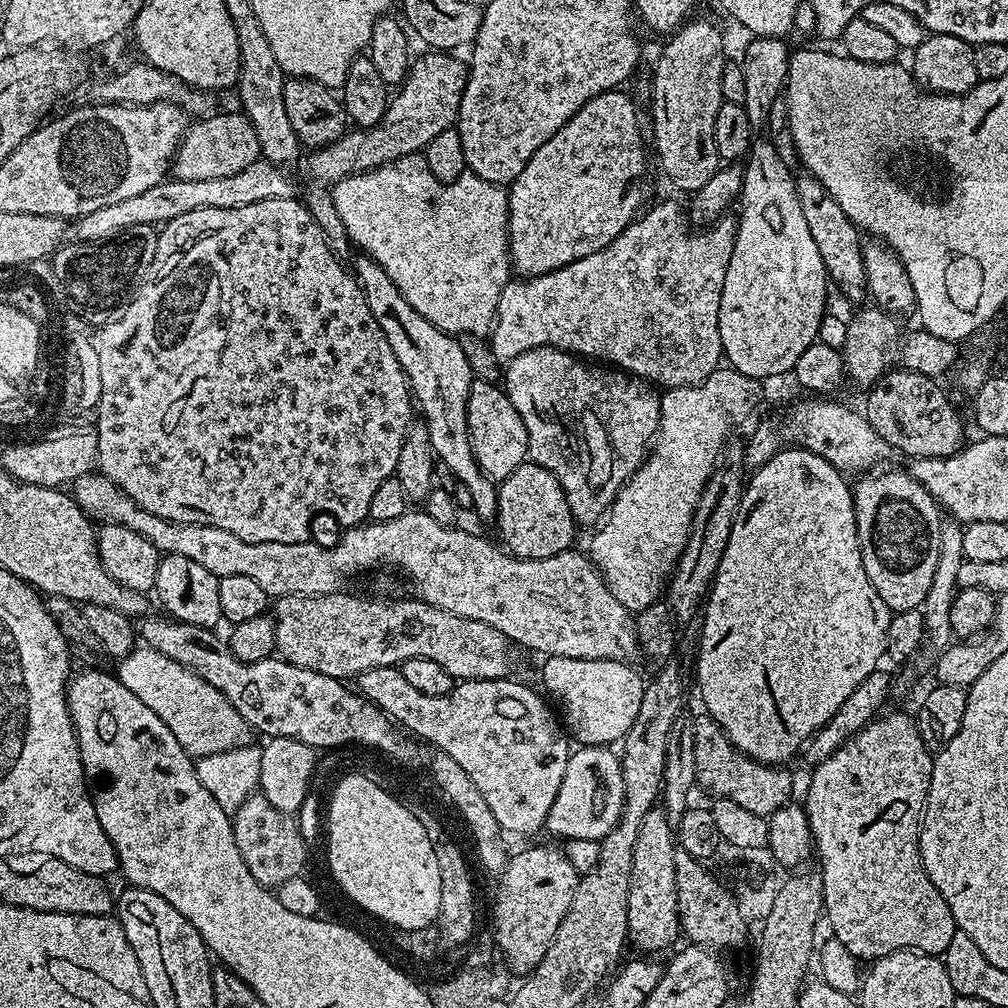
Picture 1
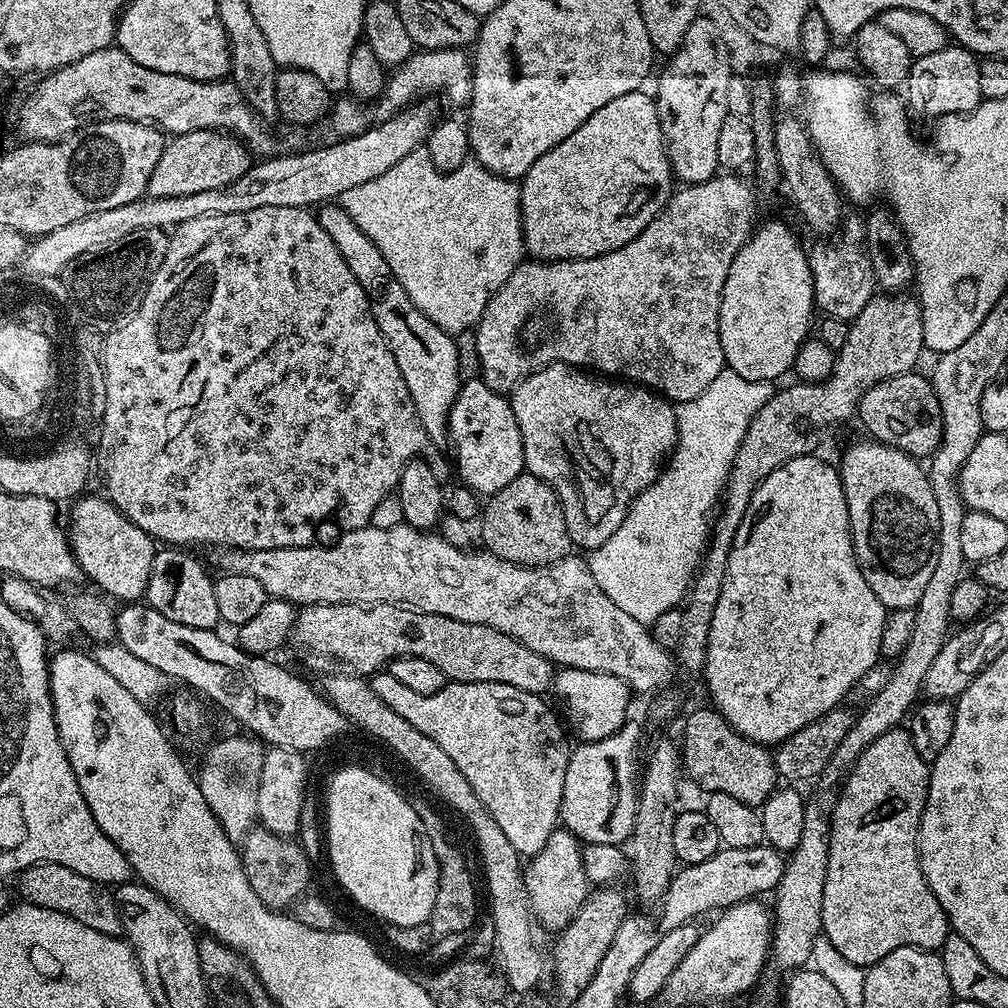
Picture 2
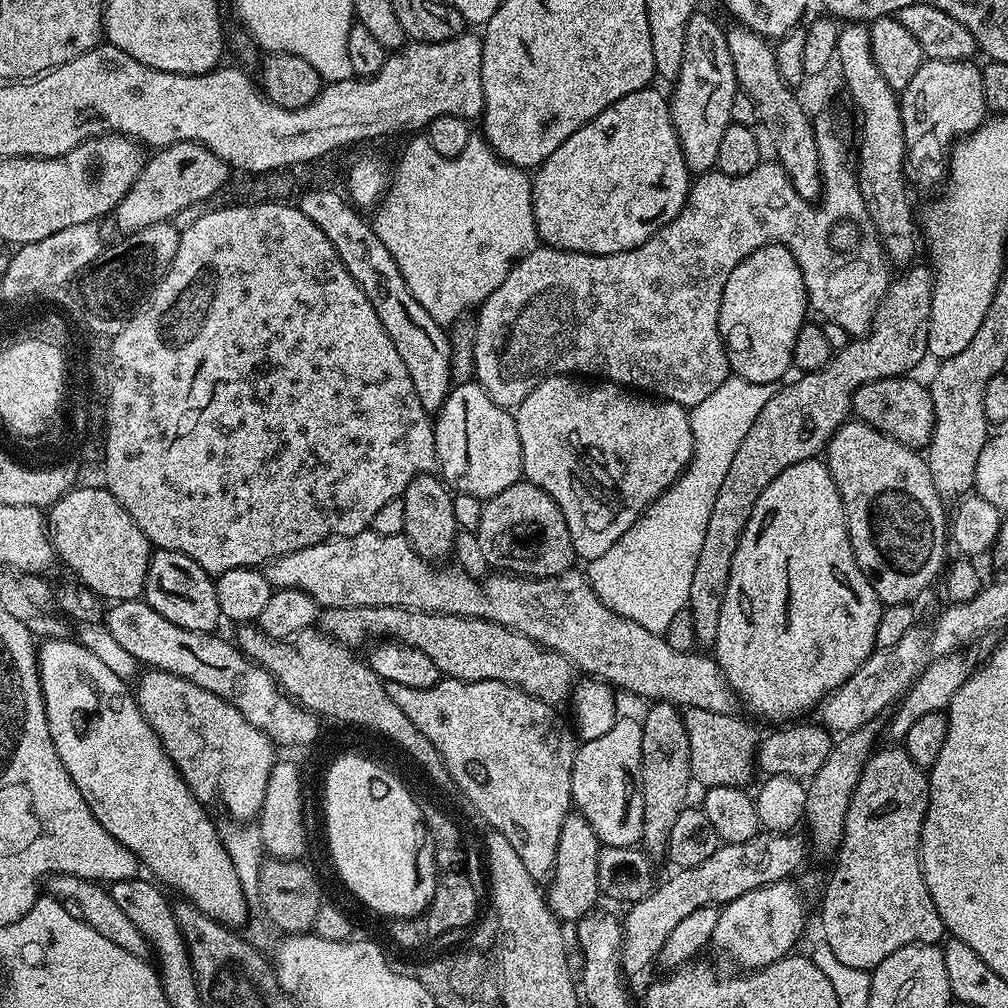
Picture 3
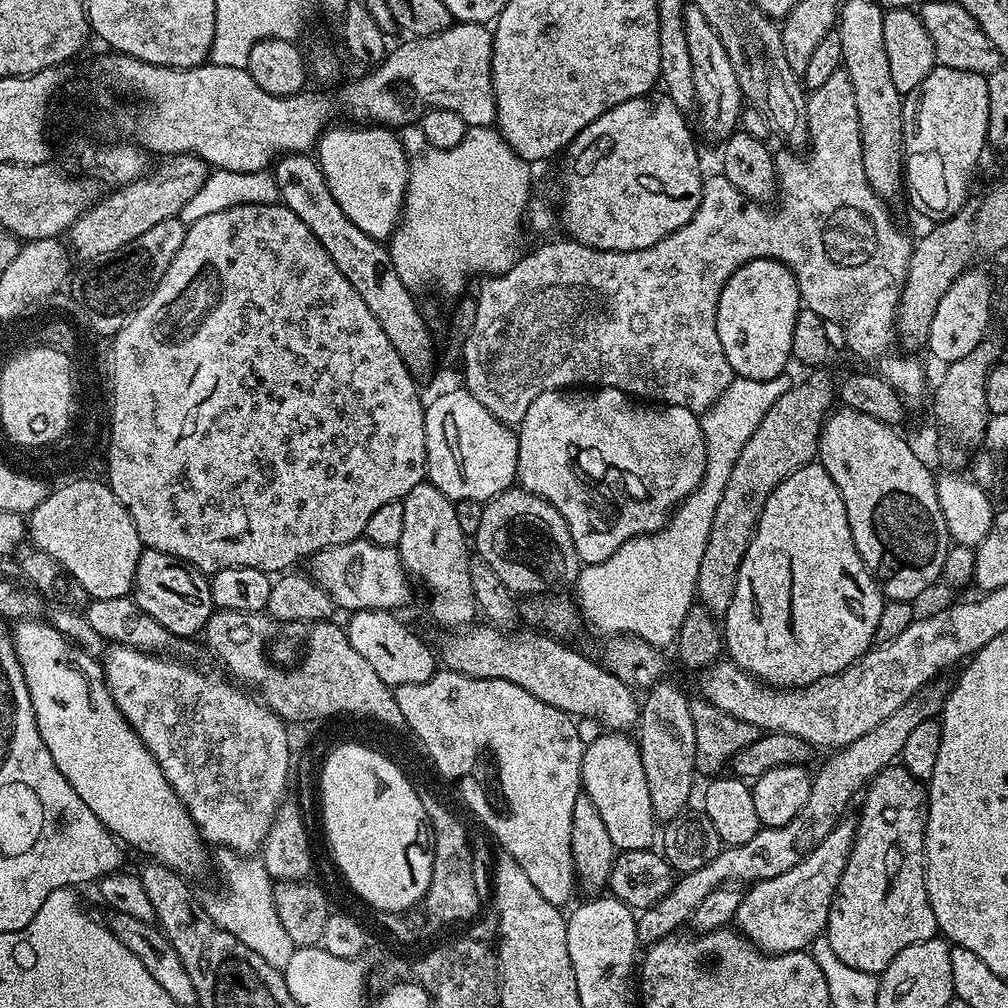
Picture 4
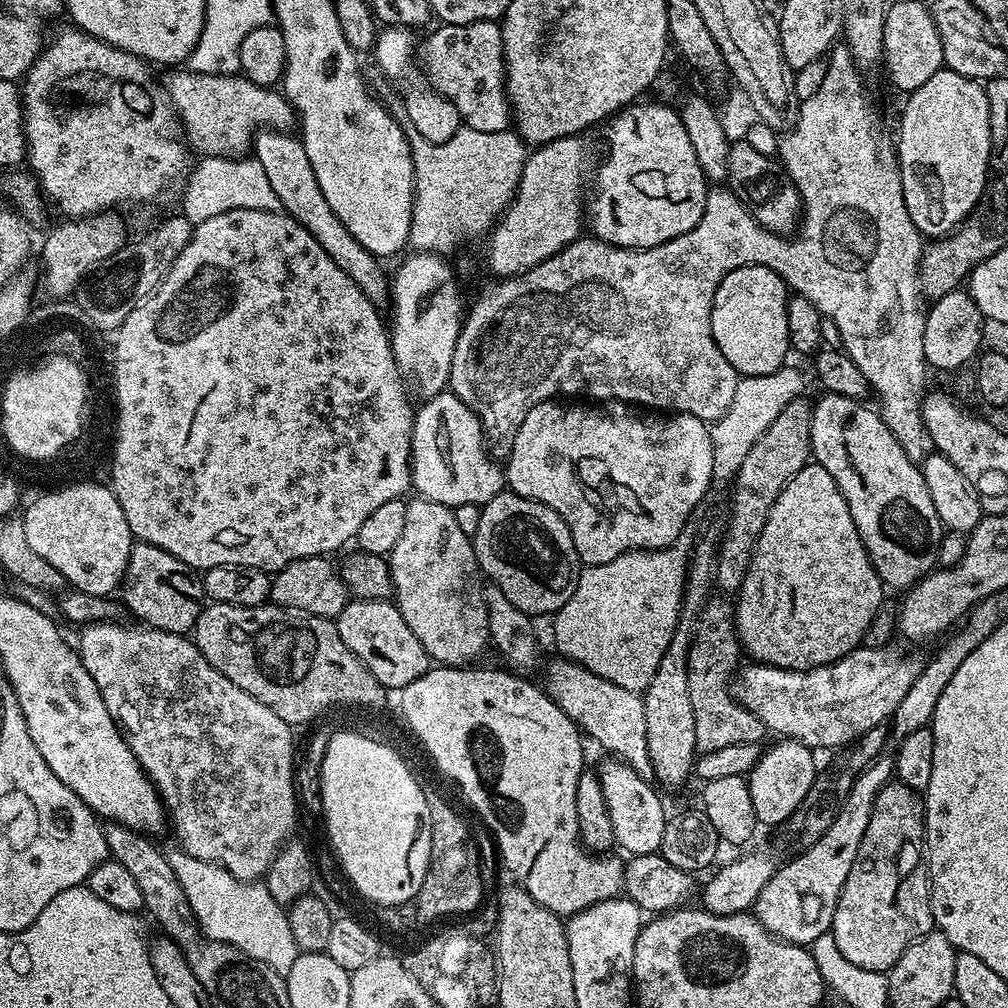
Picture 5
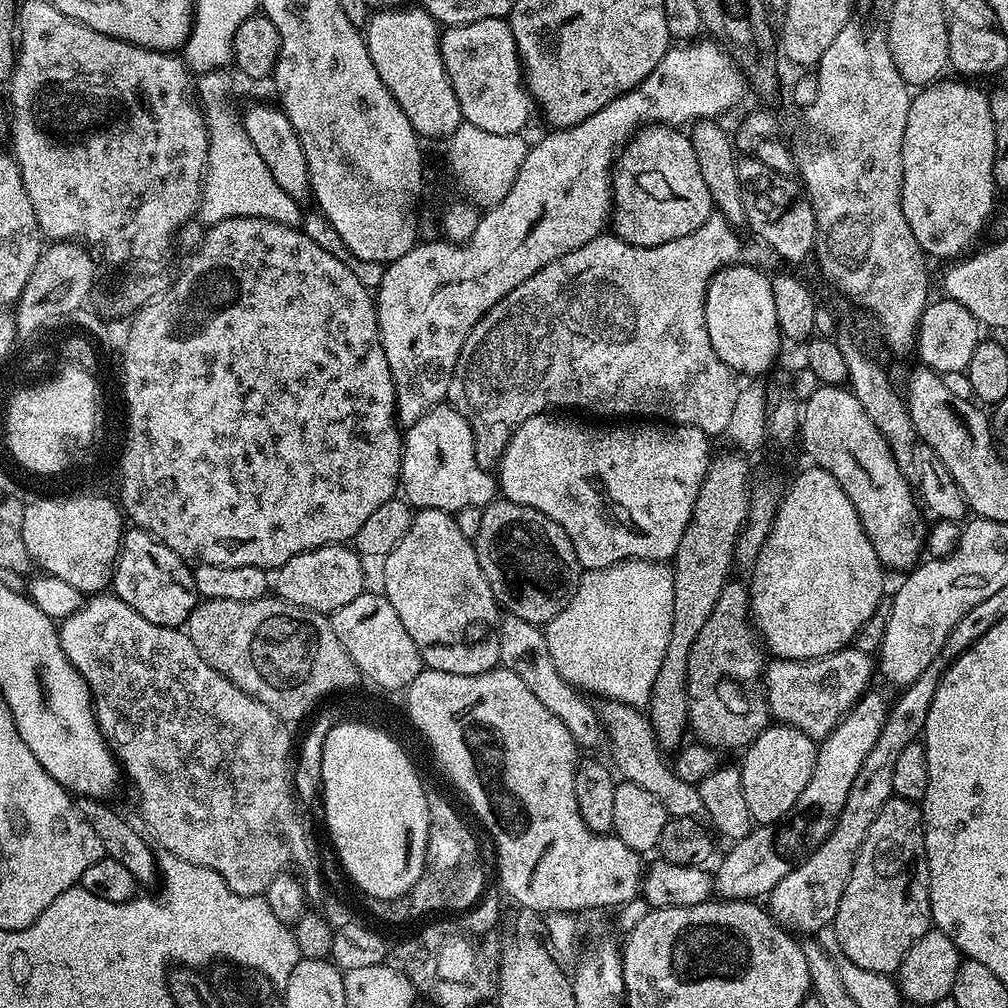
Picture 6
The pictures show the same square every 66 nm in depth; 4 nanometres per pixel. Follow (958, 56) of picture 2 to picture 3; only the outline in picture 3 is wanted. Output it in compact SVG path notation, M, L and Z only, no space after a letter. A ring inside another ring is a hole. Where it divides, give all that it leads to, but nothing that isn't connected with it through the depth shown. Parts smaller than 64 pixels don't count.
M925 59L899 97L906 172L924 188L932 188L945 179L946 161L956 141L979 128L986 119L980 69L981 65L972 60Z

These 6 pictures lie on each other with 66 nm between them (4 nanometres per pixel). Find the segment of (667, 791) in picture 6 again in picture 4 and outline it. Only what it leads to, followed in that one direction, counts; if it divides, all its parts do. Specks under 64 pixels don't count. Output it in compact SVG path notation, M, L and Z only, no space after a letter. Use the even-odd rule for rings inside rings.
M476 622L471 626L465 627L463 630L453 631L444 641L441 642L440 648L438 647L438 660L441 665L447 671L457 672L458 674L466 674L470 678L490 678L491 680L505 680L506 682L514 682L514 686L522 686L522 690L530 690L530 694L534 694L534 698L538 698L542 702L546 702L546 706L554 706L558 710L567 712L569 716L573 718L583 718L592 717L608 730L614 732L624 732L632 727L635 727L639 721L639 699L635 698L637 696L633 689L629 688L627 684L624 684L613 672L609 671L604 665L598 663L596 664L588 656L583 656L576 648L567 648L564 645L565 641L563 639L557 638L555 636L549 636L539 630L528 630L525 631L525 636L512 636L516 634L509 634L507 631L501 630L499 628L492 627L491 624L487 622Z

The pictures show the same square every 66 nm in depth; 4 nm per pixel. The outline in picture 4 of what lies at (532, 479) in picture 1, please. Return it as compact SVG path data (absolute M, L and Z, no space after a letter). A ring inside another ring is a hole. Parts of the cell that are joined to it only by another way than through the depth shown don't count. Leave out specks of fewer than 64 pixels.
M513 486L498 494L484 504L482 522L478 525L478 534L474 537L475 551L502 578L509 592L519 594L521 597L531 598L541 594L556 594L564 587L575 585L576 577L580 575L581 563L578 550L574 550L574 538L570 538L568 523L542 498L530 494L524 488Z

